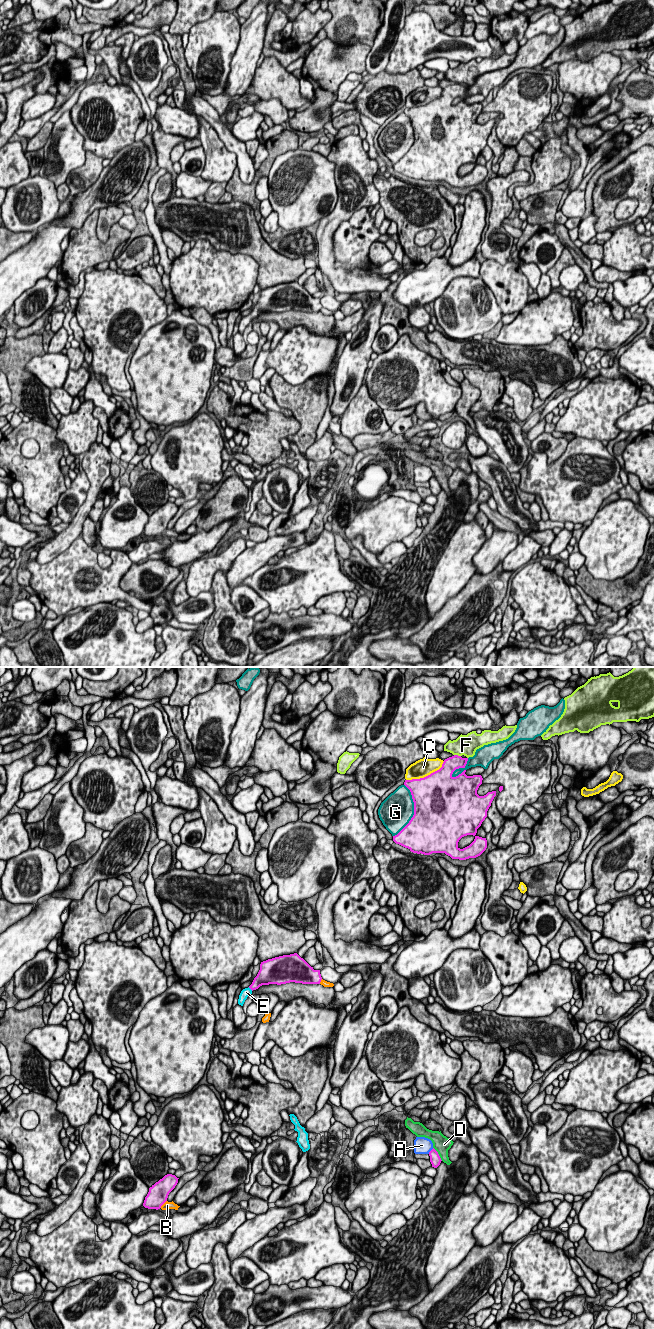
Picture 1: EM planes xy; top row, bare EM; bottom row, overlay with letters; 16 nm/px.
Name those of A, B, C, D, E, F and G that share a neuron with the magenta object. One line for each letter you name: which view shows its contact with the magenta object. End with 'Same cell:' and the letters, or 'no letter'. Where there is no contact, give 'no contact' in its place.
E: xy
Same cell: E

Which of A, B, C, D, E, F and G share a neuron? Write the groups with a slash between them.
A / B / C / D / E / F / G

